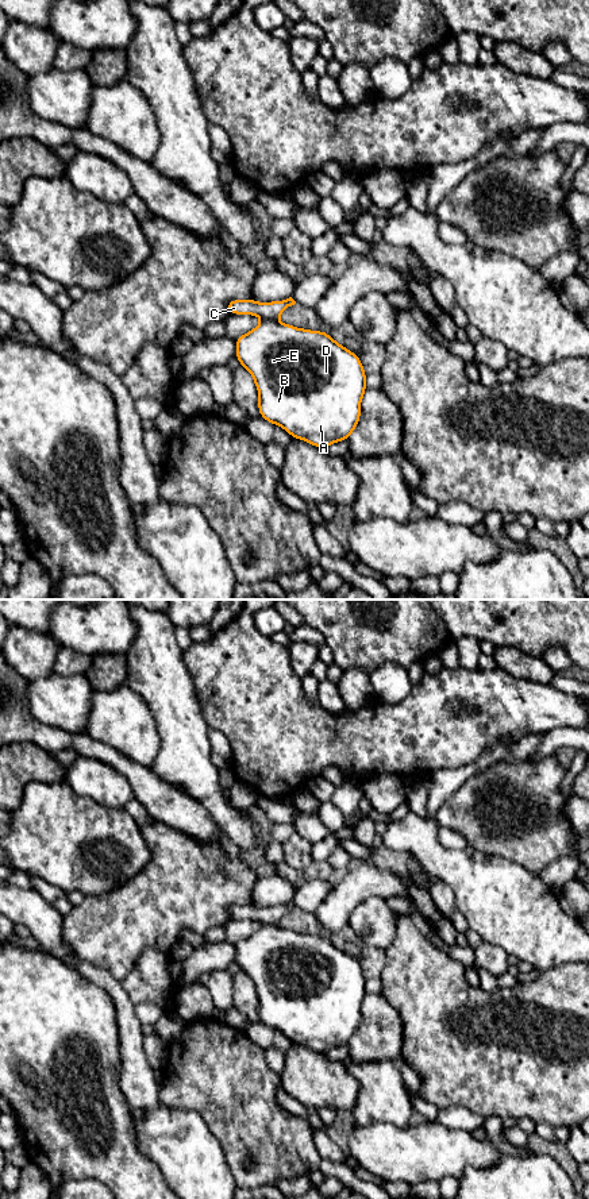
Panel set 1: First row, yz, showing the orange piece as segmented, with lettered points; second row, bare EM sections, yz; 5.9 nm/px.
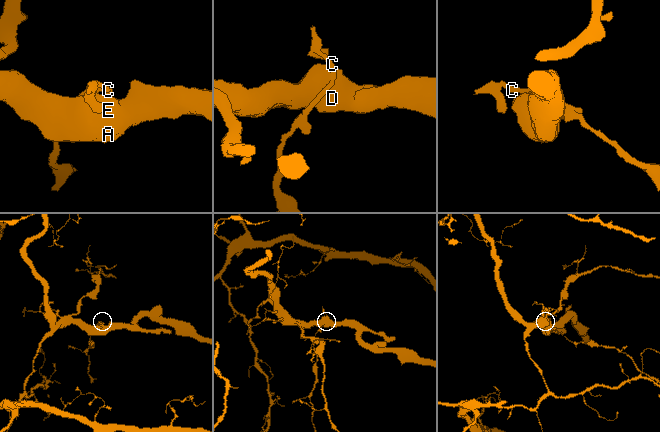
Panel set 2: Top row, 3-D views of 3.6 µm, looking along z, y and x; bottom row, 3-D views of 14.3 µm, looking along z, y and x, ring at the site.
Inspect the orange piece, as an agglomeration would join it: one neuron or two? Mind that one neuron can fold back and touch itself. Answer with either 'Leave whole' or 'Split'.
Split

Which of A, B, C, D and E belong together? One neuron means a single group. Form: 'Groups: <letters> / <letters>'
Groups: A B D E / C

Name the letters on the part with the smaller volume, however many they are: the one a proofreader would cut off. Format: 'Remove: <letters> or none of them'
Remove: C

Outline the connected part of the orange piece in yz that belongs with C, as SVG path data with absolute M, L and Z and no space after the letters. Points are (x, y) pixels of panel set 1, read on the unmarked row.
M289 902L281 906L270 907L258 907L253 903L240 906L240 905L228 905L227 913L230 920L253 920L263 924L277 924L285 914L294 910L296 906Z

